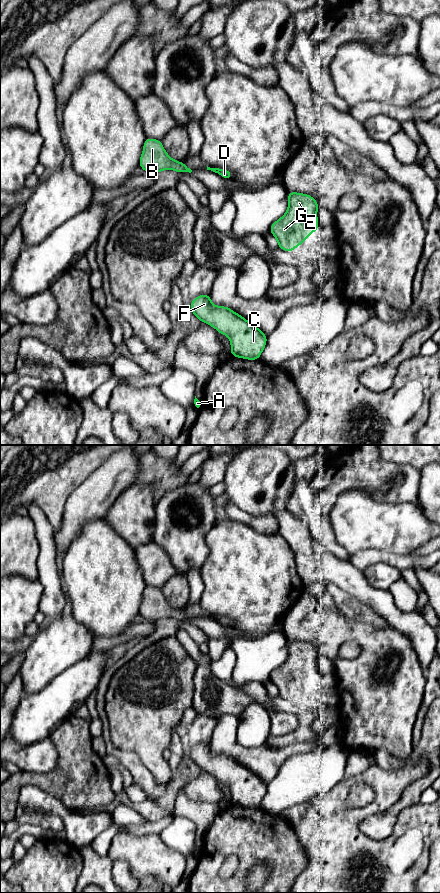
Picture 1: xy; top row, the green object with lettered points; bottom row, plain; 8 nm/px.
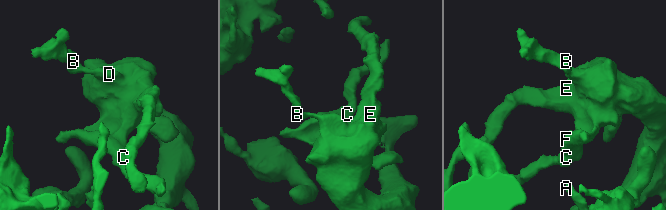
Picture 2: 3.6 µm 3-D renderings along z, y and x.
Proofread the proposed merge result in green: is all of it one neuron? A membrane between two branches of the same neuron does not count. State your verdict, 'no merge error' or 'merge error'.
no merge error

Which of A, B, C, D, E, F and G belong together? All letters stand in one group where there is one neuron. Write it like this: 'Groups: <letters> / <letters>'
Groups: A B C D E F G

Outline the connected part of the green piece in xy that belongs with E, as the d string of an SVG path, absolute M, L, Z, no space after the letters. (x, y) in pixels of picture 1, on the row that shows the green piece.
M288 191L288 209L281 218L270 226L269 230L276 238L280 249L291 253L291 251L301 245L311 233L318 230L318 207L318 202L311 195Z

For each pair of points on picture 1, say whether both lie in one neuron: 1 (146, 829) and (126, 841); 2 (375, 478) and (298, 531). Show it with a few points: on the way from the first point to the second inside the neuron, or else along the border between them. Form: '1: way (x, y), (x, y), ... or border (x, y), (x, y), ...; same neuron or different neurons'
1: border (158, 835), (133, 836), (121, 828), (112, 841); different neurons
2: border (304, 514), (311, 535), (320, 544); different neurons

